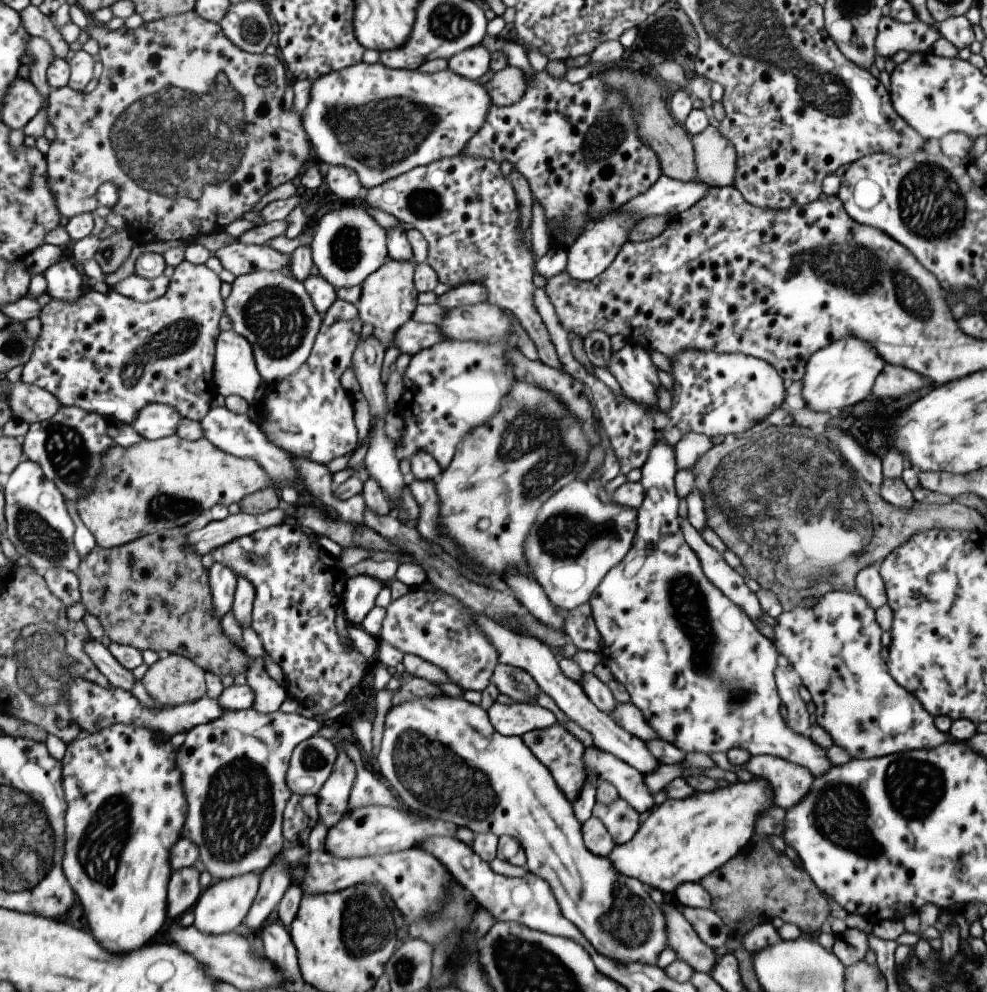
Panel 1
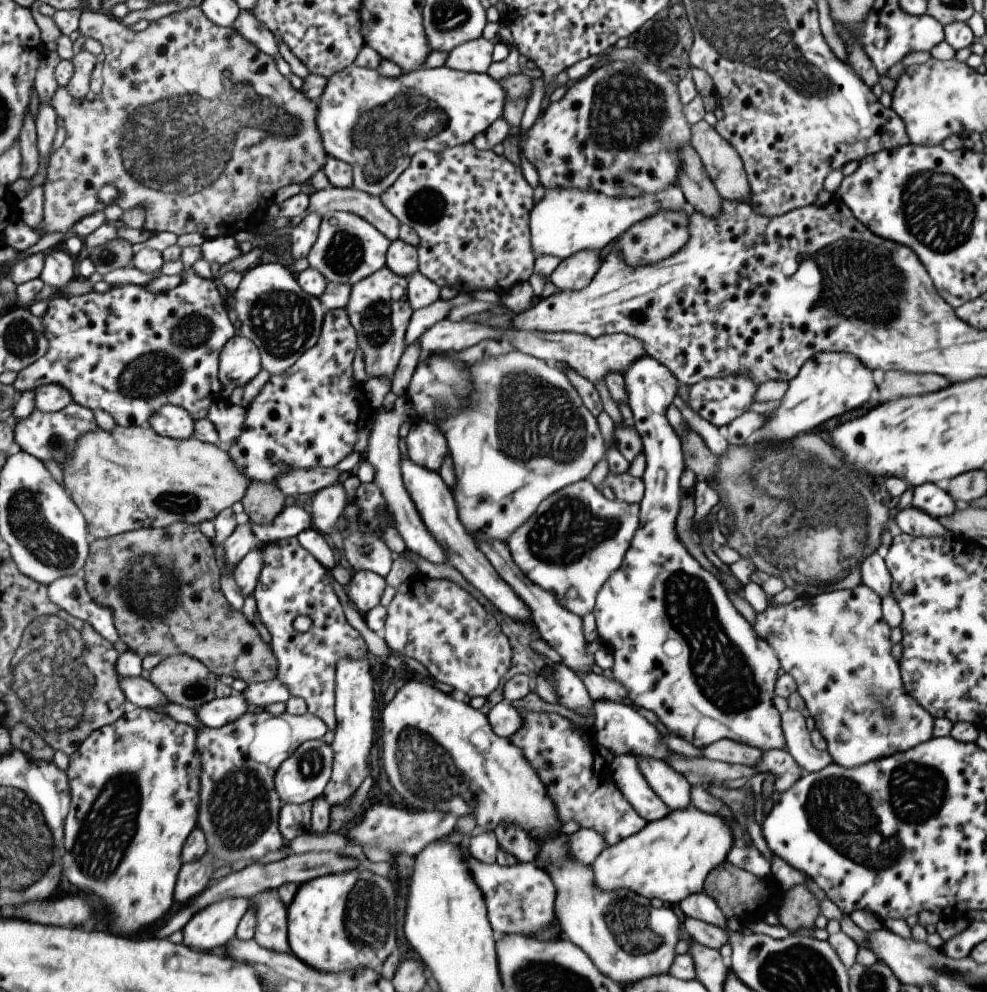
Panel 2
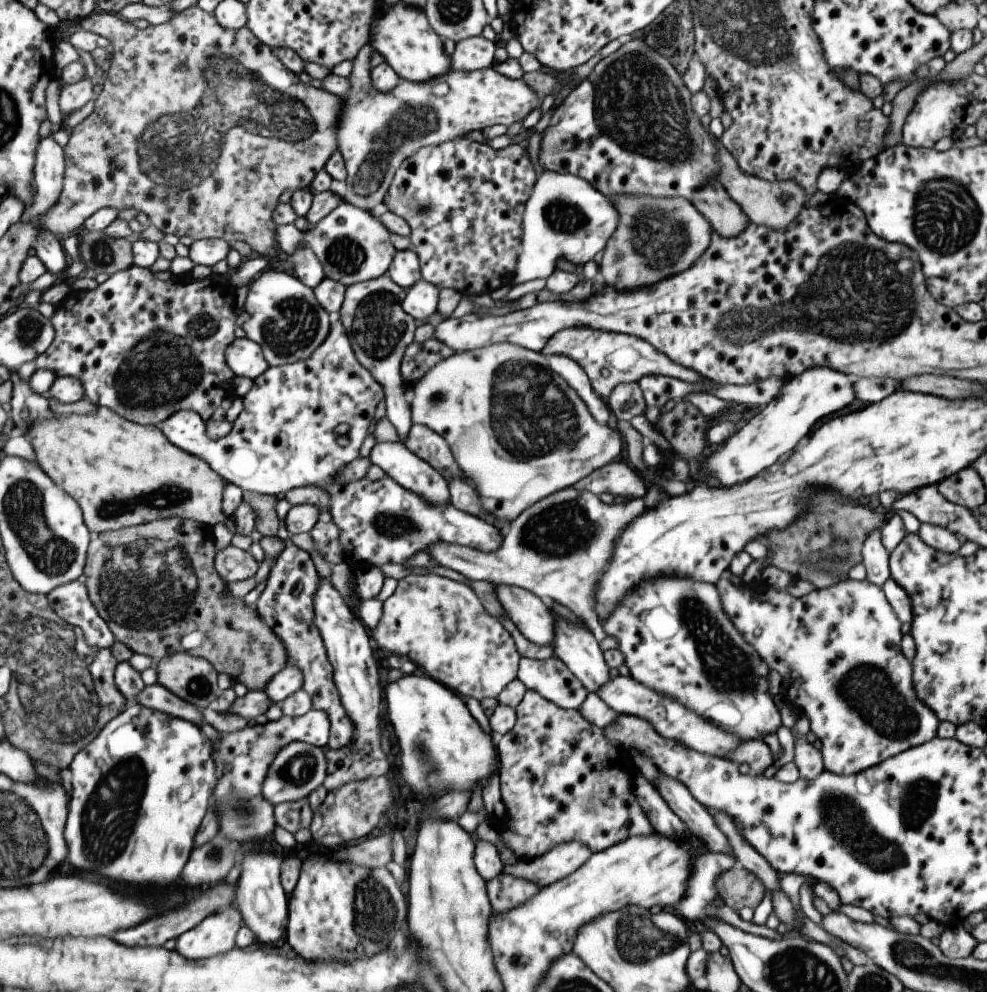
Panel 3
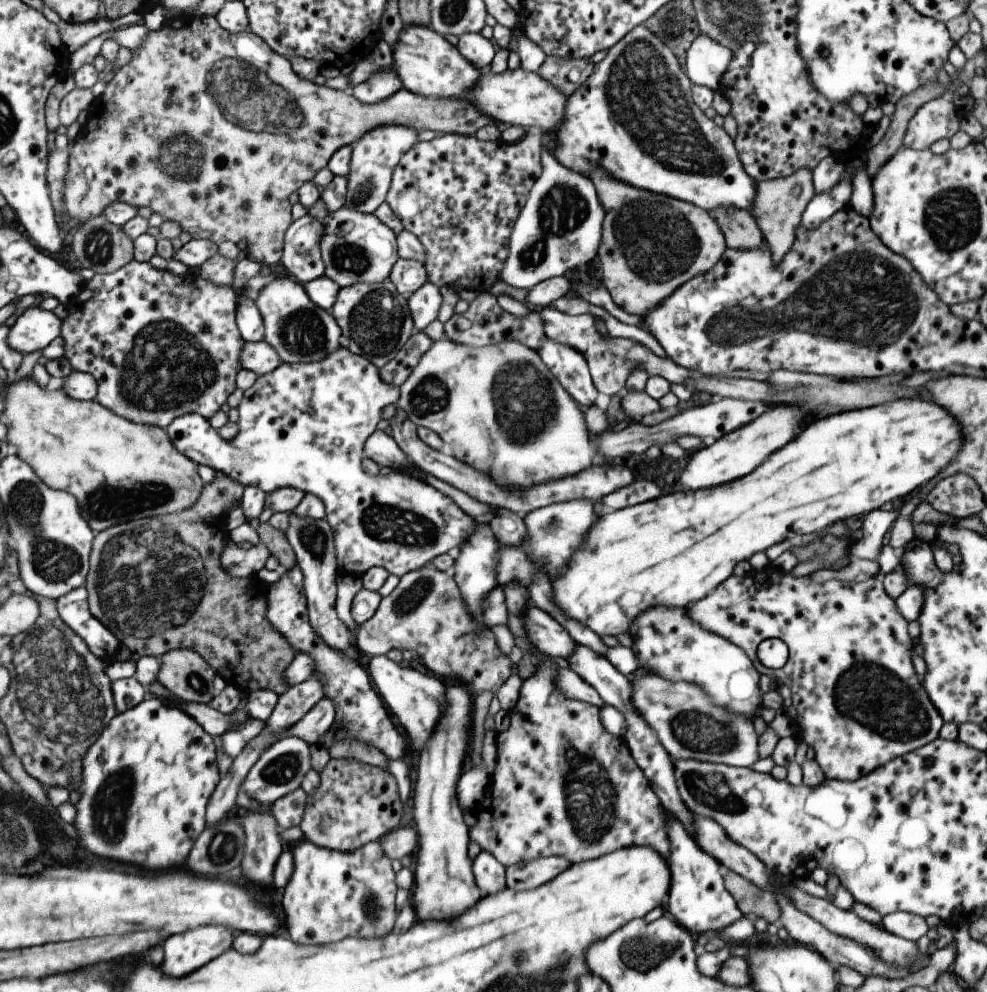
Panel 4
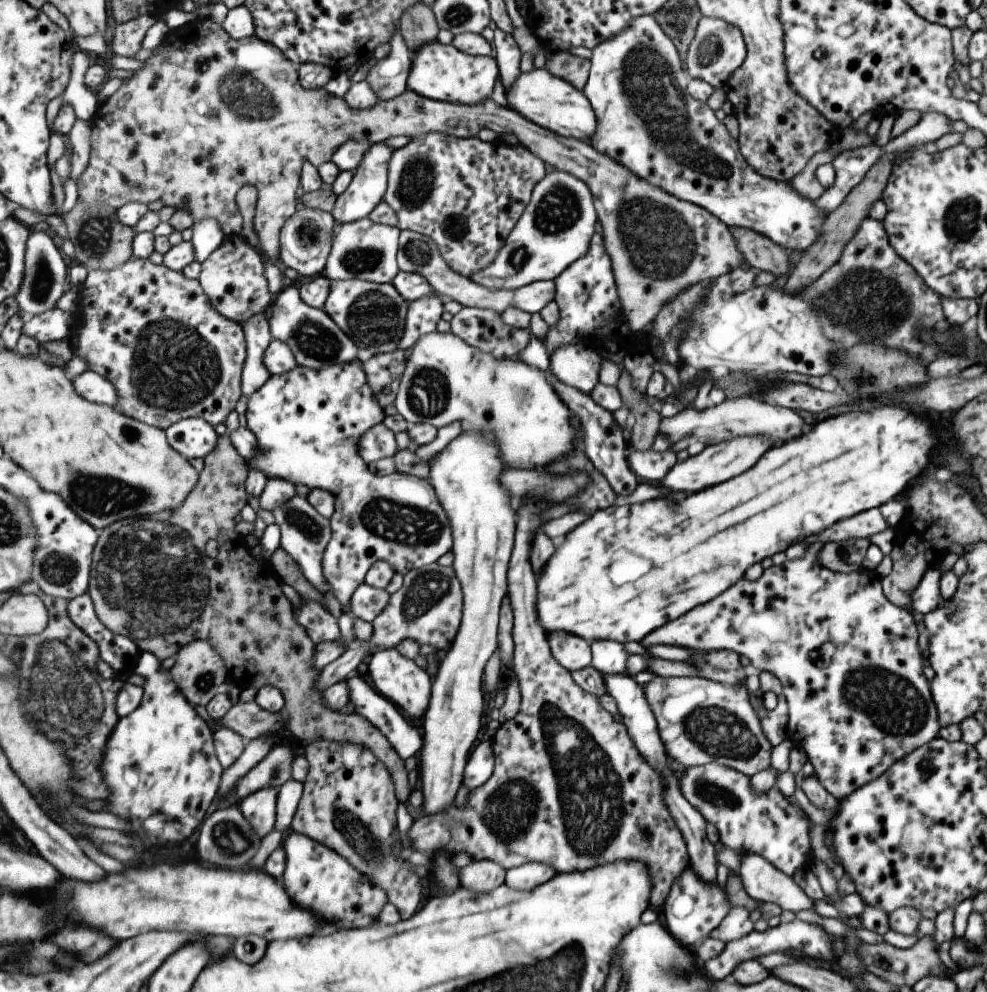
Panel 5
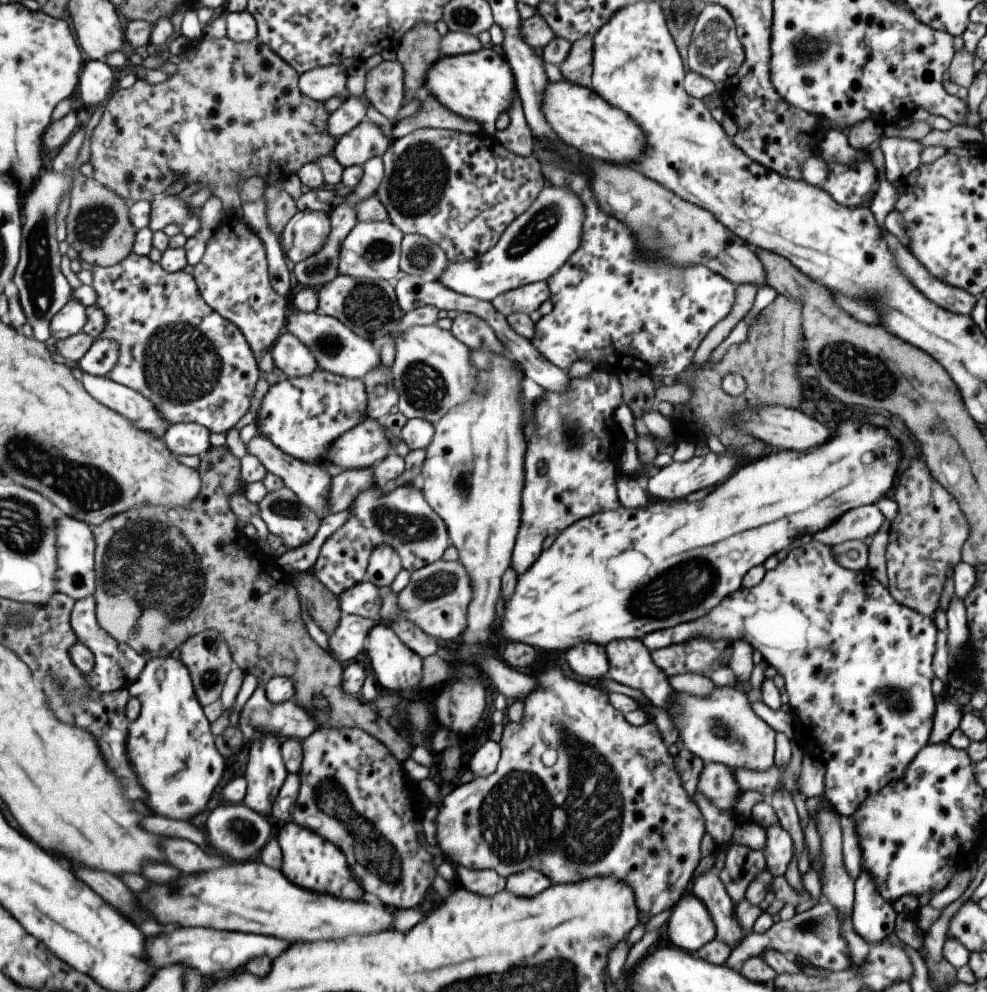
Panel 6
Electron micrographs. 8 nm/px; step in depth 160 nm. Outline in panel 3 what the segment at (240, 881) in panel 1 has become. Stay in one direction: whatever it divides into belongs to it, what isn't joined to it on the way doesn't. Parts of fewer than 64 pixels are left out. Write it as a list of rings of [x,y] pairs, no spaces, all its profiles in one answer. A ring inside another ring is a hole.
[[[234,904],[203,918],[196,926],[175,938],[173,951],[187,960],[207,959],[234,948],[234,937],[242,919]]]

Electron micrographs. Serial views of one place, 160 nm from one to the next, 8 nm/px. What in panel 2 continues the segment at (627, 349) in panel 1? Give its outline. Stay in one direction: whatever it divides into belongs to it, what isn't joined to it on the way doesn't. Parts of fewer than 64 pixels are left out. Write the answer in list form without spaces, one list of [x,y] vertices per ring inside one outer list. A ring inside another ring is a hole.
[[[649,356],[633,360],[622,374],[627,405],[640,438],[645,470],[641,481],[644,492],[638,503],[638,524],[621,566],[611,574],[595,596],[592,616],[598,638],[613,658],[610,669],[614,680],[625,690],[635,708],[653,712],[659,722],[695,748],[710,746],[720,739],[747,744],[762,752],[783,749],[780,714],[773,705],[773,689],[780,668],[773,650],[759,638],[729,602],[723,586],[697,562],[677,539],[676,516],[681,507],[679,478],[685,470],[679,438],[665,414],[677,395],[679,380]]]

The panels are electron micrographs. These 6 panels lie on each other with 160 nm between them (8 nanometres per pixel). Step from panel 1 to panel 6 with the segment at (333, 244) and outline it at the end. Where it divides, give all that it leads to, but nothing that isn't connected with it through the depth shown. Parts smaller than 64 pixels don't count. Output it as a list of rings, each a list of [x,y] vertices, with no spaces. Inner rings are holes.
[[[357,221],[340,242],[336,260],[337,275],[356,279],[387,281],[398,274],[402,232],[389,221]]]

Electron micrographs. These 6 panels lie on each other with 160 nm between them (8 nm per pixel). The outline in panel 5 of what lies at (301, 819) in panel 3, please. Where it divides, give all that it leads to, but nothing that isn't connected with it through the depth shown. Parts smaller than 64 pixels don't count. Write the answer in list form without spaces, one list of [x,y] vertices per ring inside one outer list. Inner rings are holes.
[[[287,780],[276,789],[276,808],[274,829],[285,835],[290,830],[292,818],[295,815],[299,798],[302,794],[302,783]]]

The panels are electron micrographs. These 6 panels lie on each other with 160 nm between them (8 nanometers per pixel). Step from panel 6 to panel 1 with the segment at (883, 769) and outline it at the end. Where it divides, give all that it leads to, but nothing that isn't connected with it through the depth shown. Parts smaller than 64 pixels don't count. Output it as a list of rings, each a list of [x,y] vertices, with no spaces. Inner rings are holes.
[[[854,590],[829,591],[813,606],[801,606],[782,611],[776,618],[773,627],[775,640],[772,642],[787,658],[789,664],[797,672],[802,685],[808,690],[810,700],[815,706],[816,724],[829,734],[833,745],[847,750],[850,760],[871,759],[889,754],[929,749],[943,743],[953,741],[948,733],[937,730],[932,717],[919,701],[901,688],[889,676],[886,662],[879,656],[881,643],[879,637],[882,630],[874,619],[874,610],[867,601]]]

